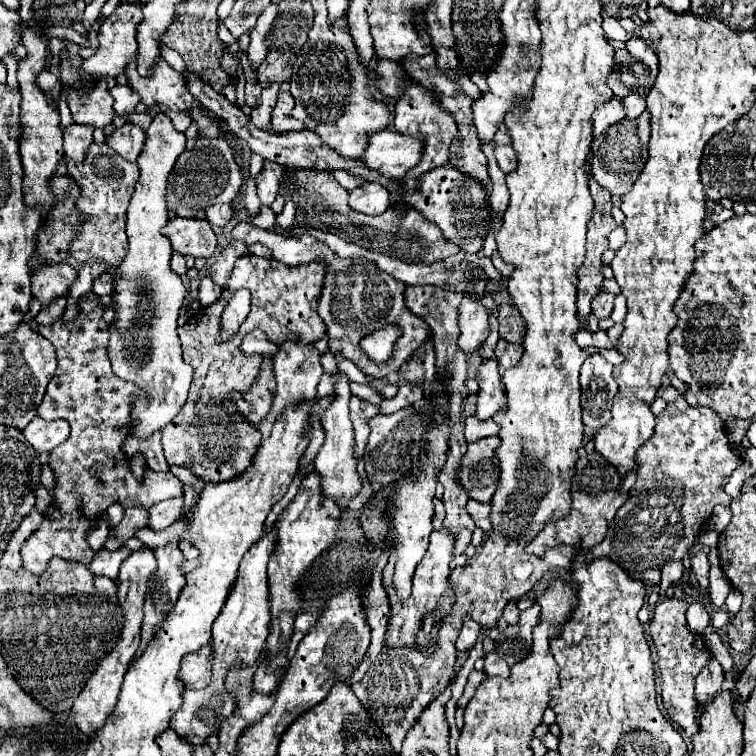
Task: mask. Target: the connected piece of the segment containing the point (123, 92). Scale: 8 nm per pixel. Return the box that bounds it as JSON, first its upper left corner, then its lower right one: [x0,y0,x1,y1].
[111,85,141,115]

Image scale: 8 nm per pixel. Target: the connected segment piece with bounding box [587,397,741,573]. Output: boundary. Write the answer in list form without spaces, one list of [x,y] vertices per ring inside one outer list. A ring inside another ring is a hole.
[[[679,397],[667,403],[665,411],[655,419],[655,435],[637,451],[637,483],[631,489],[631,497],[619,509],[619,519],[609,523],[605,541],[593,547],[587,555],[589,559],[609,557],[629,573],[643,573],[647,569],[661,569],[669,561],[683,561],[683,557],[691,551],[701,525],[707,521],[707,507],[711,517],[715,505],[731,503],[731,497],[723,491],[723,479],[741,465],[741,459],[729,445],[725,425],[721,427],[721,419],[713,409],[691,407],[683,397]]]

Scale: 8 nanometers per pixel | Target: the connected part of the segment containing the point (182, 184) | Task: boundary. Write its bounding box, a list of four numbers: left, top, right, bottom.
[167,139,243,219]

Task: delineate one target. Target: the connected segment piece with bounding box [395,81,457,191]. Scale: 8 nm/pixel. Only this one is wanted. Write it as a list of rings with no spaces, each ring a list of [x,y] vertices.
[[[411,81],[405,89],[405,93],[399,97],[399,101],[395,103],[395,129],[403,135],[413,135],[417,139],[421,139],[425,143],[425,149],[423,149],[423,157],[421,161],[403,177],[403,183],[409,191],[413,191],[417,185],[417,177],[421,173],[427,173],[435,167],[441,167],[441,165],[447,165],[447,147],[451,143],[451,139],[455,137],[457,133],[457,123],[453,119],[453,115],[449,111],[443,109],[443,105],[437,101],[437,97],[427,89],[423,87],[421,83],[417,81]]]

